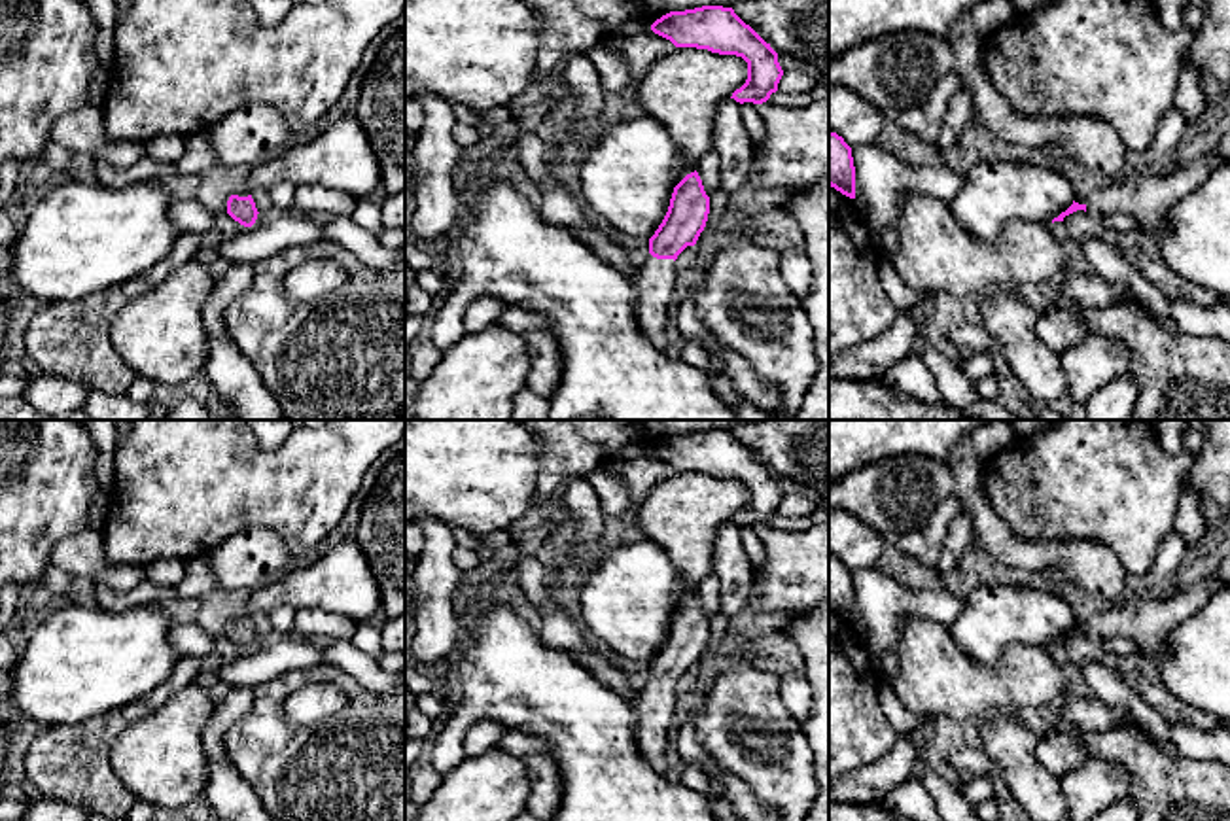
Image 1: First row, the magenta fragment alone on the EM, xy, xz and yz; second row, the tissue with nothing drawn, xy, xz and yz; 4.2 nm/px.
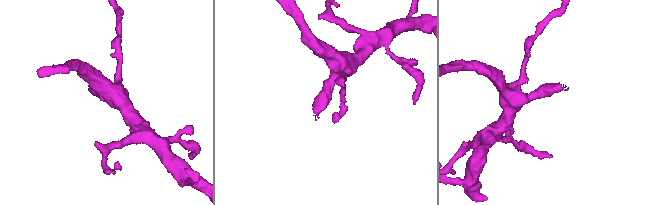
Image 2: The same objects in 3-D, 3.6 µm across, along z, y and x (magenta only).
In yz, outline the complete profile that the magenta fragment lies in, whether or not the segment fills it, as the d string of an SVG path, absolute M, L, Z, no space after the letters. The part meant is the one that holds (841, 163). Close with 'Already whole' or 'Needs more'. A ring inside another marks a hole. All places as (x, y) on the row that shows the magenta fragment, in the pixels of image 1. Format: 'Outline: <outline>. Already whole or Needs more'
Outline: M829 131L829 185L855 199L855 166L852 148L842 136Z. Already whole

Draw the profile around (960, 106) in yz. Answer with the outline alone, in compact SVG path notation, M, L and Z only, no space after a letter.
M959 87L948 102L940 134L935 140L939 151L950 151L958 144L959 131L969 123L973 110L973 93Z

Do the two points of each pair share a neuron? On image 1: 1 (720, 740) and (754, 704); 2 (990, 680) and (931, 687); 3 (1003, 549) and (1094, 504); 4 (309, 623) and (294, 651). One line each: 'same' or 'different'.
1: same
2: same
3: different
4: different

